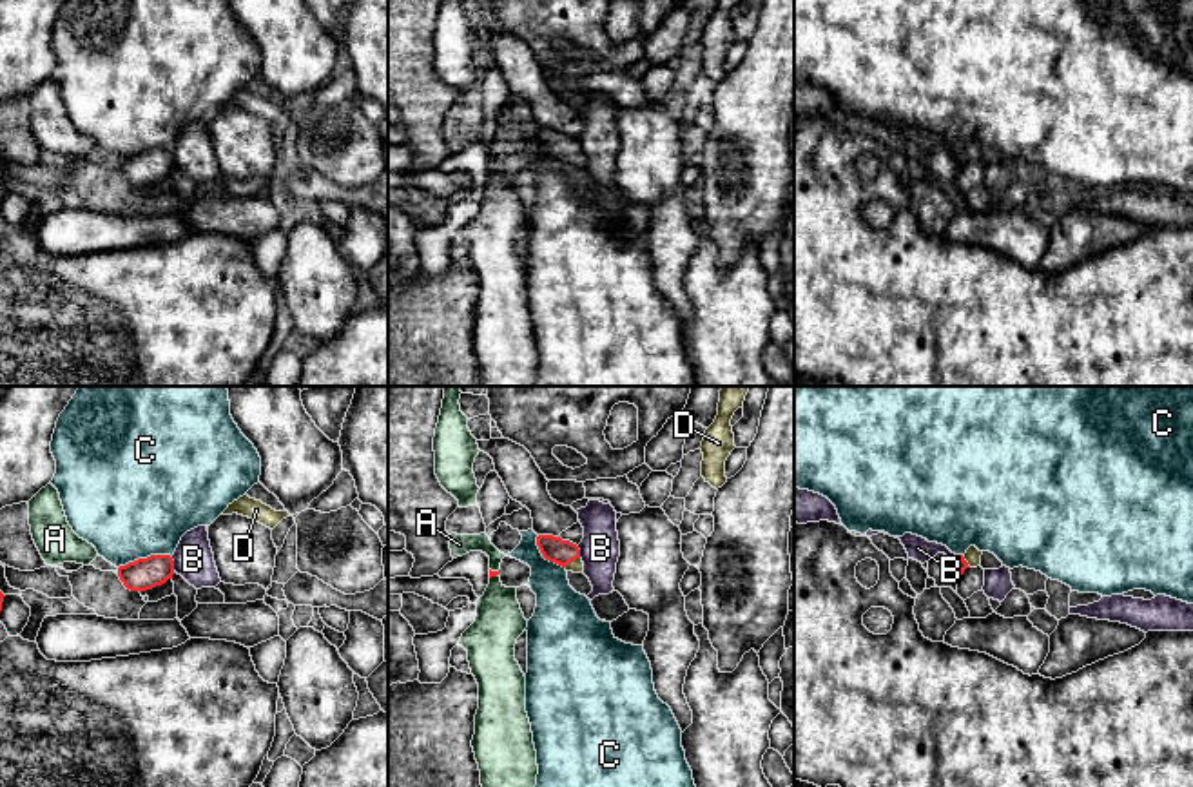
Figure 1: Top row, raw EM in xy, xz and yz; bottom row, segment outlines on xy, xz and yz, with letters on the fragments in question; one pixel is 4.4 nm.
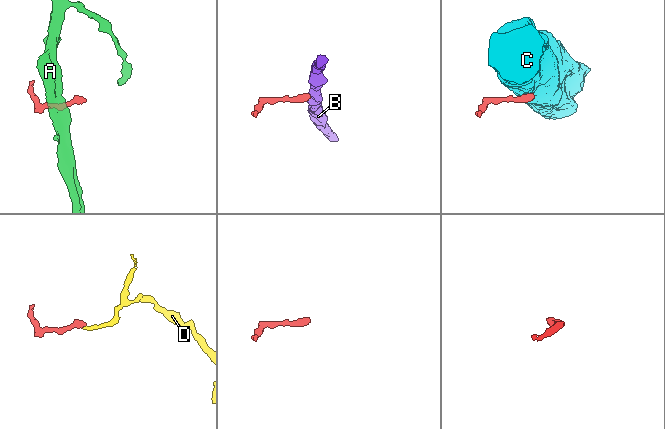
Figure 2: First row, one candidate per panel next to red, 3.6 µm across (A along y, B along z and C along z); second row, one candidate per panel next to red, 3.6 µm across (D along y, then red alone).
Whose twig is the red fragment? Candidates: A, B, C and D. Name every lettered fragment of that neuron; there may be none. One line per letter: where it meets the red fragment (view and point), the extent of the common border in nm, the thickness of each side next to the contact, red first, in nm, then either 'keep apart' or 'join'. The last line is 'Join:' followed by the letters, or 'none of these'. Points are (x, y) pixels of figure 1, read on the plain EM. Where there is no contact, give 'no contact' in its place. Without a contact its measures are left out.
A: xz (495, 169) | 60 nm | 30/90 nm | keep apart
B: xy (173, 158) | 70 nm | 140/180 nm | keep apart
C: xy (144, 153) | 240 nm | 140/480 nm | keep apart
D: xz (572, 155) | 80 nm | 110/60 nm | join
Join: D

